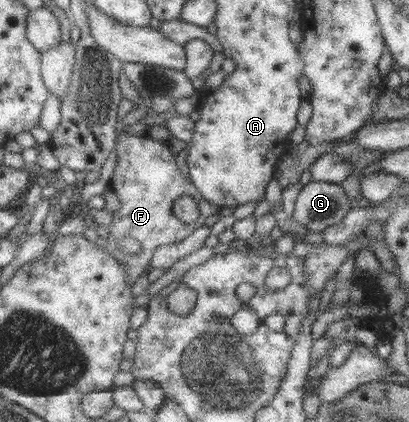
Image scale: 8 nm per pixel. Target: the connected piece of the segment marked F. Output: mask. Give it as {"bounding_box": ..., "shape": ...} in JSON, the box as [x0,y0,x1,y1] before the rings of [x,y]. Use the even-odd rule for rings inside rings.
{"bounding_box":[105,129,219,283],"shape":[[[120,129],[117,149],[117,163],[110,181],[110,187],[121,201],[120,208],[113,213],[108,229],[111,234],[107,238],[105,249],[118,258],[118,262],[128,268],[127,282],[134,283],[148,268],[158,247],[165,244],[182,242],[196,229],[204,226],[206,220],[219,213],[219,205],[206,200],[191,178],[185,178],[178,168],[176,153],[168,145],[168,141],[155,140],[150,136],[130,135]],[[188,195],[198,202],[199,217],[192,223],[182,222],[174,216],[172,204],[176,198]],[[124,238],[134,238],[140,242],[141,250],[136,254],[128,254],[118,246]]]}

